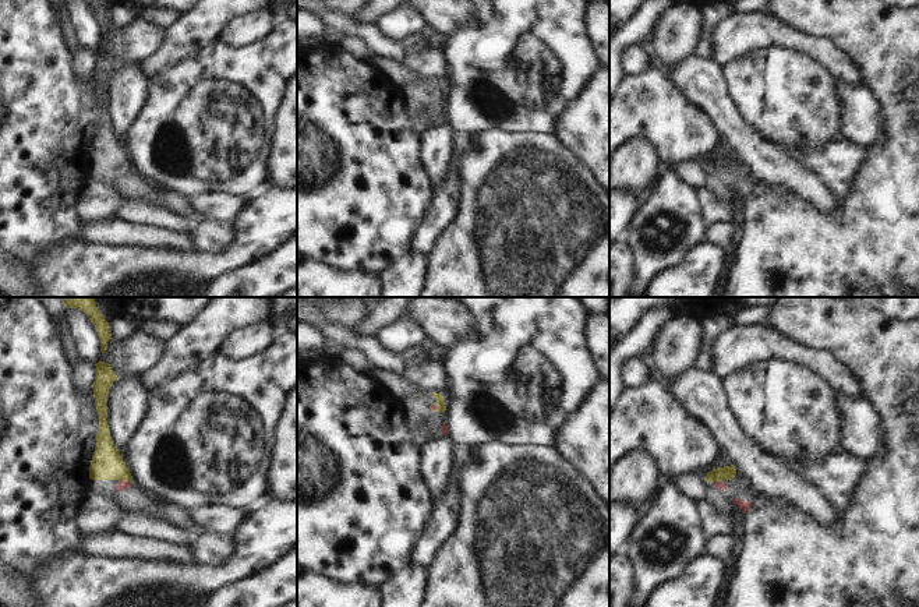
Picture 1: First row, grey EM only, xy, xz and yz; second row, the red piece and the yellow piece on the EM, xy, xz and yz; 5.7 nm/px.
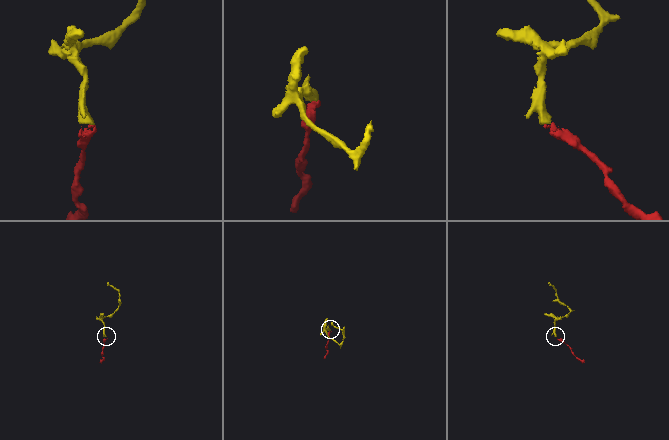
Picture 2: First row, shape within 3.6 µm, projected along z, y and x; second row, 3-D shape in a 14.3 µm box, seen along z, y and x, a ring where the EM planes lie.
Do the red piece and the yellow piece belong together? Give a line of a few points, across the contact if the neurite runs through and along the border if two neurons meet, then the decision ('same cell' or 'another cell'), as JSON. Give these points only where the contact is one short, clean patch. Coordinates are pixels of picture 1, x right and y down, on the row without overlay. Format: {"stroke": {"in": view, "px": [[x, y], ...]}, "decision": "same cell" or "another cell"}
{"stroke": {"in": "xy", "px": [[122, 172], [124, 168], [106, 151]]}, "decision": "same cell"}

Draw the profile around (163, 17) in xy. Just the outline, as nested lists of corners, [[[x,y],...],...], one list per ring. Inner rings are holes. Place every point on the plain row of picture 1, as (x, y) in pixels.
[[[156,7],[156,8],[137,8],[137,18],[141,18],[146,22],[158,25],[160,28],[170,27],[181,14],[176,10],[166,8],[166,7]]]

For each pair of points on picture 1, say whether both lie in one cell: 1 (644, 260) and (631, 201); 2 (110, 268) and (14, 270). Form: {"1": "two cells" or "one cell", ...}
{"1": "two cells", "2": "two cells"}

